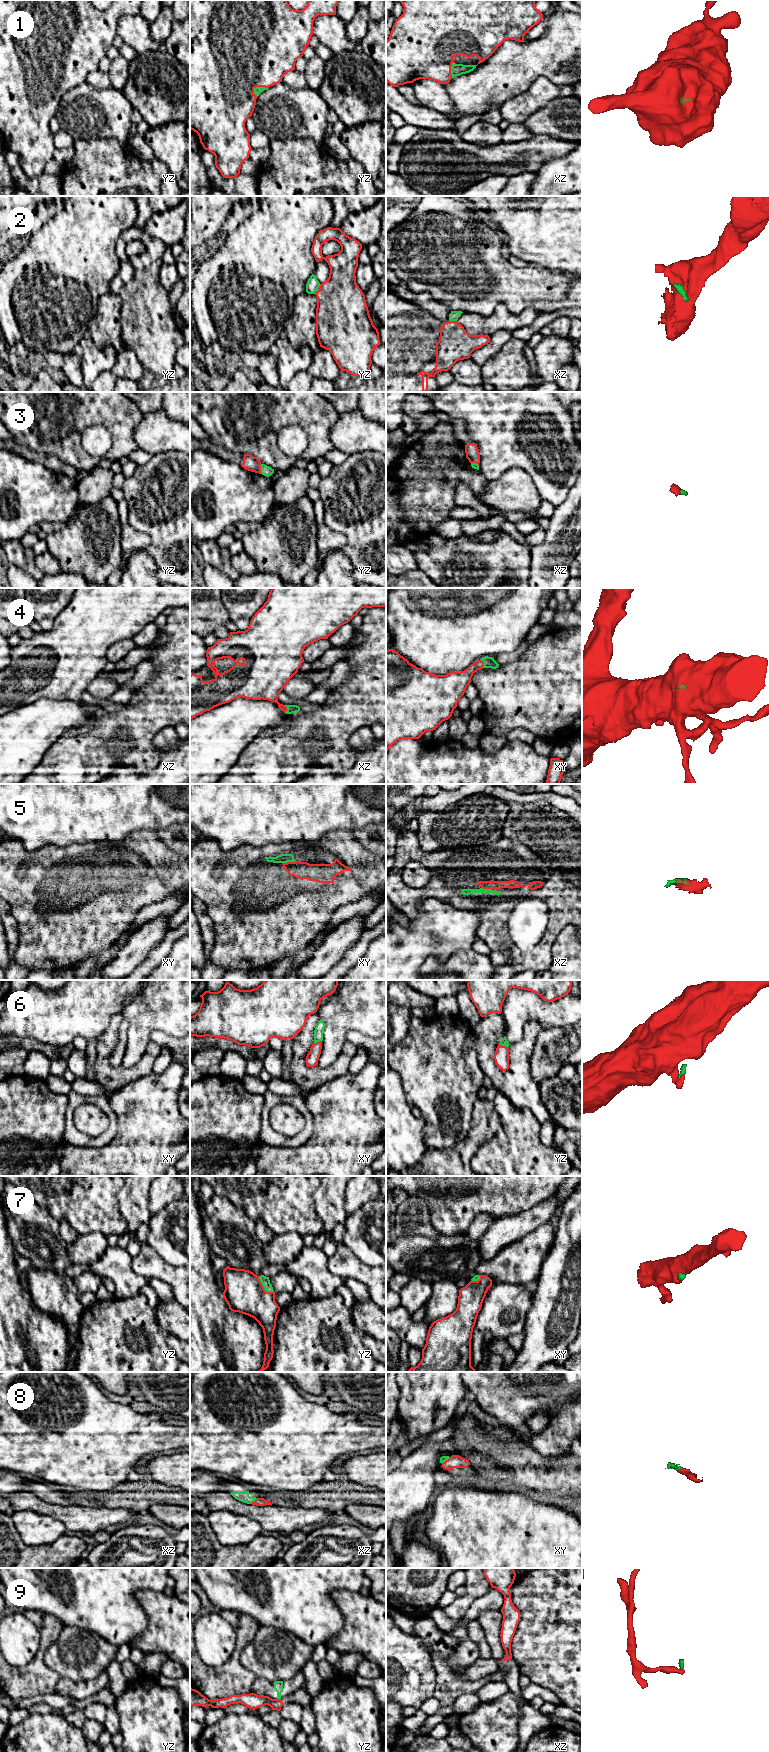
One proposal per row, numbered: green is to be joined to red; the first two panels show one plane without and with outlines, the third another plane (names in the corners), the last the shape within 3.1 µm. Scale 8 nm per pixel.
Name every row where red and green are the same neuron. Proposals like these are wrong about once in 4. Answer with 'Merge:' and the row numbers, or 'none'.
Merge: 1, 3, 4, 5, 6, 7, 8

